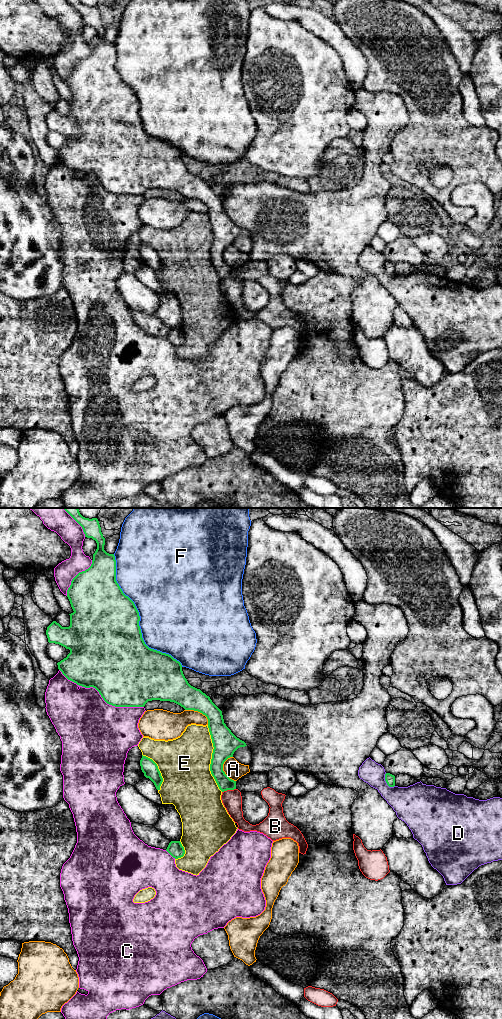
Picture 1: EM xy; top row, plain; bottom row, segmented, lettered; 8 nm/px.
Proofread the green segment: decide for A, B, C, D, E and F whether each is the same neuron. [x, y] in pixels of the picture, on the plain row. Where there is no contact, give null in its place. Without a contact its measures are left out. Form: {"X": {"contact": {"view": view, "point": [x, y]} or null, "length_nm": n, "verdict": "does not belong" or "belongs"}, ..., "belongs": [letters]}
{"A": {"contact": {"view": "xy", "point": [222, 258]}, "length_nm": 220, "verdict": "does not belong"}, "B": {"contact": {"view": "xy", "point": [228, 277]}, "length_nm": 120, "verdict": "does not belong"}, "C": {"contact": {"view": "xy", "point": [101, 184]}, "length_nm": 750, "verdict": "does not belong"}, "D": {"contact": {"view": "xy", "point": [386, 270]}, "length_nm": 140, "verdict": "does not belong"}, "E": {"contact": {"view": "xy", "point": [212, 246]}, "length_nm": 550, "verdict": "does not belong"}, "F": {"contact": {"view": "xy", "point": [139, 106]}, "length_nm": 1050, "verdict": "does not belong"}, "belongs": []}

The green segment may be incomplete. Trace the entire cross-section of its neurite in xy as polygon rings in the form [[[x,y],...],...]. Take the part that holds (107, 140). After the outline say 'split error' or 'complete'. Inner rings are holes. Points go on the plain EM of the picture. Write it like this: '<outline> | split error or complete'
[[[67,0],[83,17],[85,25],[97,31],[91,54],[79,60],[67,78],[73,101],[70,114],[62,115],[53,109],[46,118],[49,131],[59,132],[70,141],[57,151],[58,157],[70,169],[79,174],[95,176],[103,188],[115,195],[144,195],[148,189],[174,190],[185,198],[202,201],[208,207],[213,231],[210,259],[219,277],[224,280],[236,277],[236,269],[223,259],[224,250],[234,240],[247,234],[224,211],[222,199],[209,184],[191,174],[185,166],[182,153],[171,143],[149,136],[139,114],[140,104],[134,90],[126,84],[116,69],[114,42],[104,38],[105,26],[97,6],[85,6],[80,0]]] | complete

